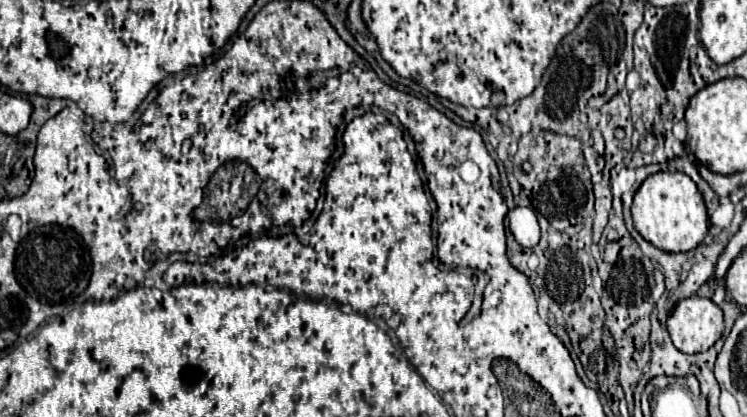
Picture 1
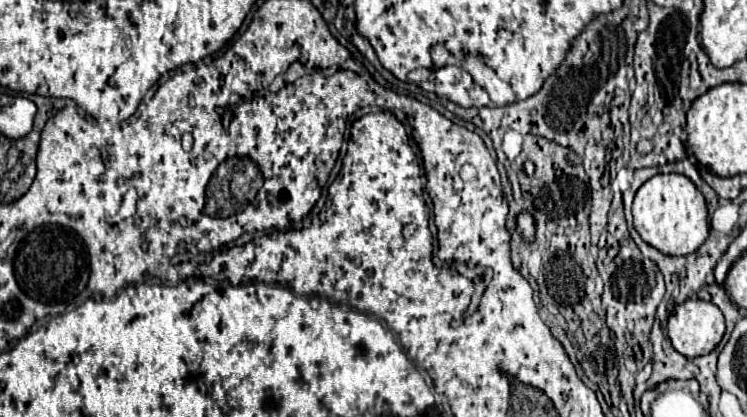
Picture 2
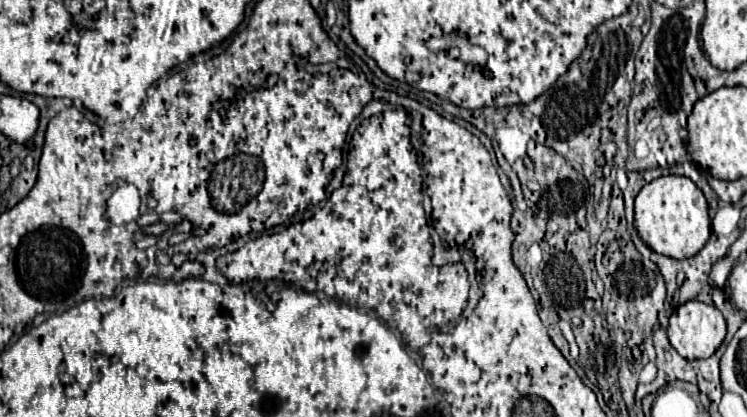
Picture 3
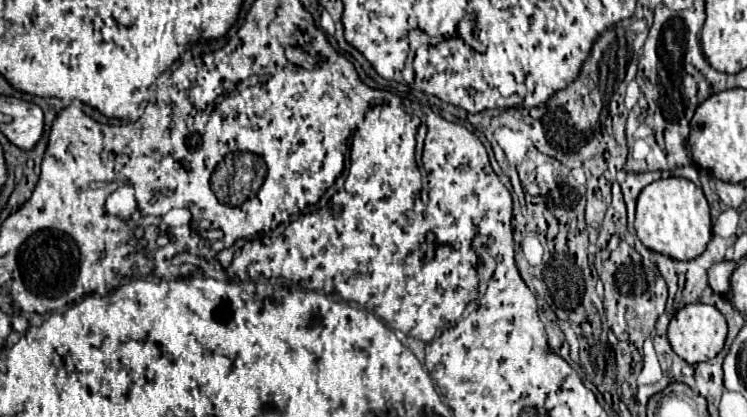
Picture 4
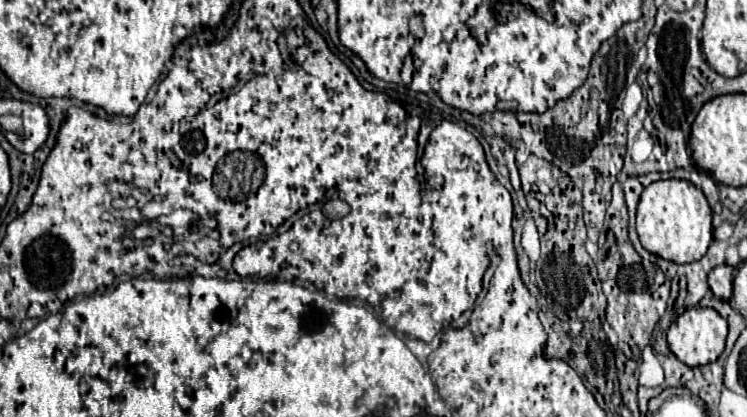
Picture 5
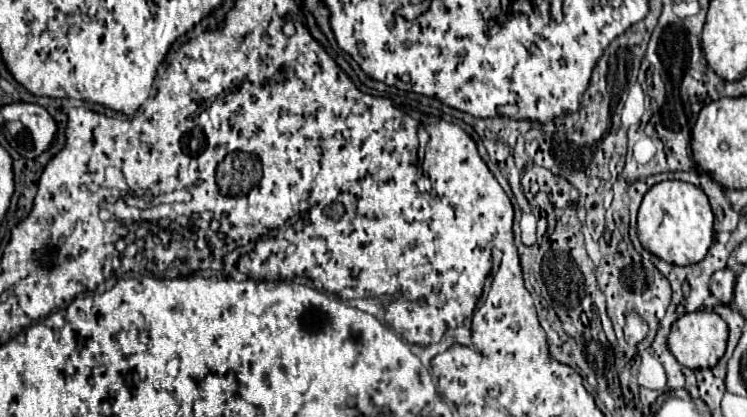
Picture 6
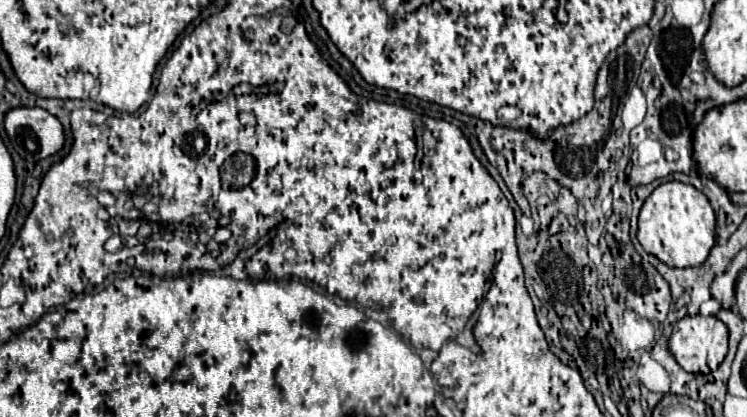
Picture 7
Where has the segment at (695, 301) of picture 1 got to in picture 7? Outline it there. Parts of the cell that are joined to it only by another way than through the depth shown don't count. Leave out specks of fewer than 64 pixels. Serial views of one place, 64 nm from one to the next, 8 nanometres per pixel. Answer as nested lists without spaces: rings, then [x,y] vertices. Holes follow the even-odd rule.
[[[684,316],[682,320],[678,320],[674,324],[674,332],[668,340],[670,352],[674,354],[676,362],[686,370],[686,372],[694,372],[694,374],[708,374],[714,372],[720,362],[724,360],[726,352],[728,352],[728,328],[722,320],[718,320],[716,316]]]

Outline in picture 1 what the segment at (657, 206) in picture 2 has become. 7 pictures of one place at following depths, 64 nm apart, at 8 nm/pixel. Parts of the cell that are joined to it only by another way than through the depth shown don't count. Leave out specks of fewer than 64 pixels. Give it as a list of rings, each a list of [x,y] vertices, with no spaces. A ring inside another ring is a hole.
[[[682,172],[650,174],[634,194],[632,218],[642,238],[666,252],[688,252],[696,248],[708,232],[708,212],[702,194]]]

